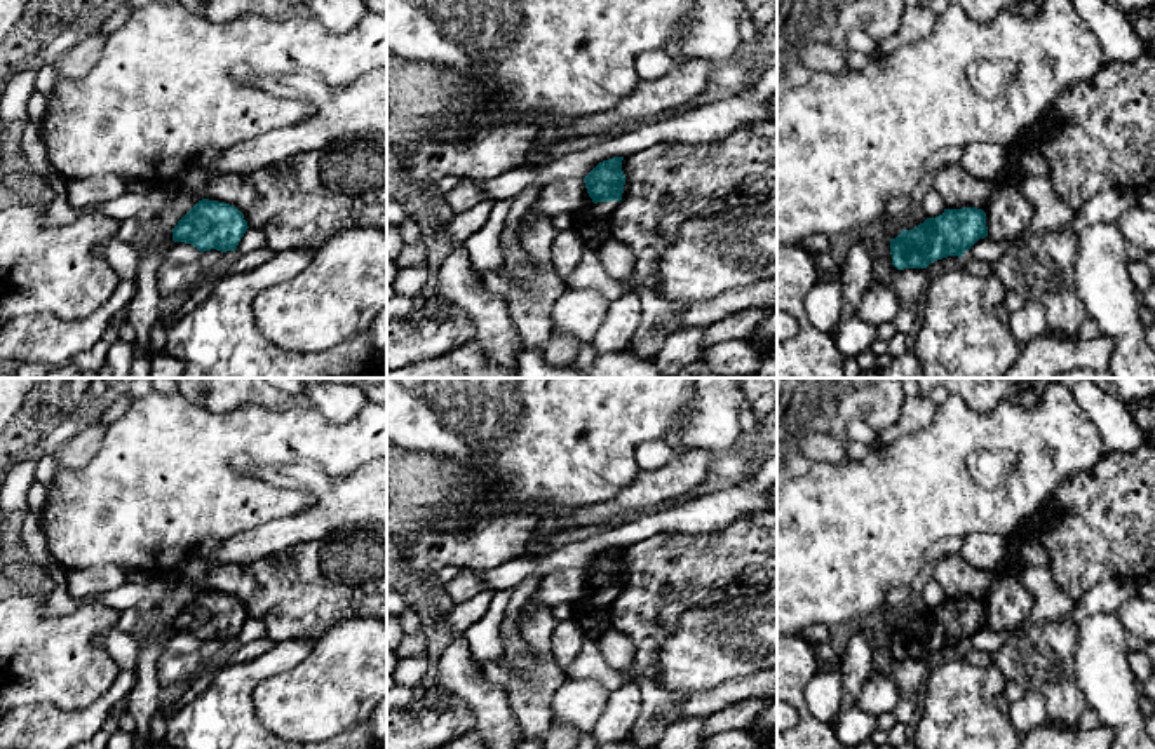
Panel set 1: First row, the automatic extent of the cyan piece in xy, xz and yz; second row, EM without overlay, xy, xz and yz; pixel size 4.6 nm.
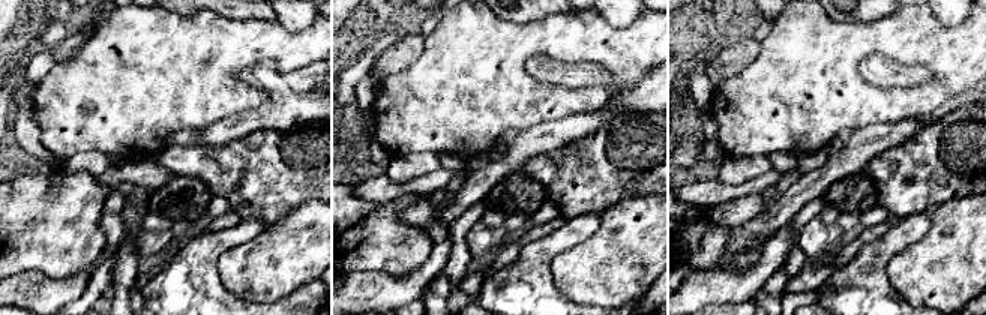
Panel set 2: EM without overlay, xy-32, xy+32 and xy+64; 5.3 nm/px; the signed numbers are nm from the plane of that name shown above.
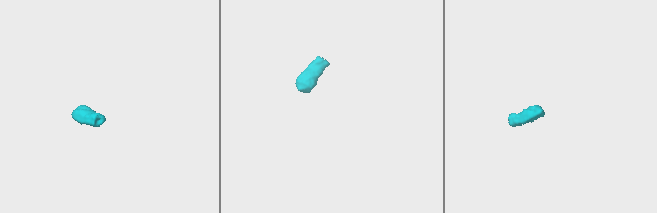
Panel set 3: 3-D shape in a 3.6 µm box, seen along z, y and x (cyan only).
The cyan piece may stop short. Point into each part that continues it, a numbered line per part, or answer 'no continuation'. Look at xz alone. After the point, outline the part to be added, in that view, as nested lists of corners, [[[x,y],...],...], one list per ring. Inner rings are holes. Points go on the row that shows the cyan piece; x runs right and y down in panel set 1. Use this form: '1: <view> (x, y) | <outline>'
1: xz (593, 222) | [[[598,202],[578,209],[573,223],[573,232],[584,242],[585,251],[598,253],[598,249],[606,244],[611,235],[611,214],[618,202]]]

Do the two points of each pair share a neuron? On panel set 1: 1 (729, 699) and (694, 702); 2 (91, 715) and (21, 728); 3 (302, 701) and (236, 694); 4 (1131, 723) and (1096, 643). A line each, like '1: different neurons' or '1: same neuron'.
1: same neuron
2: same neuron
3: different neurons
4: same neuron

